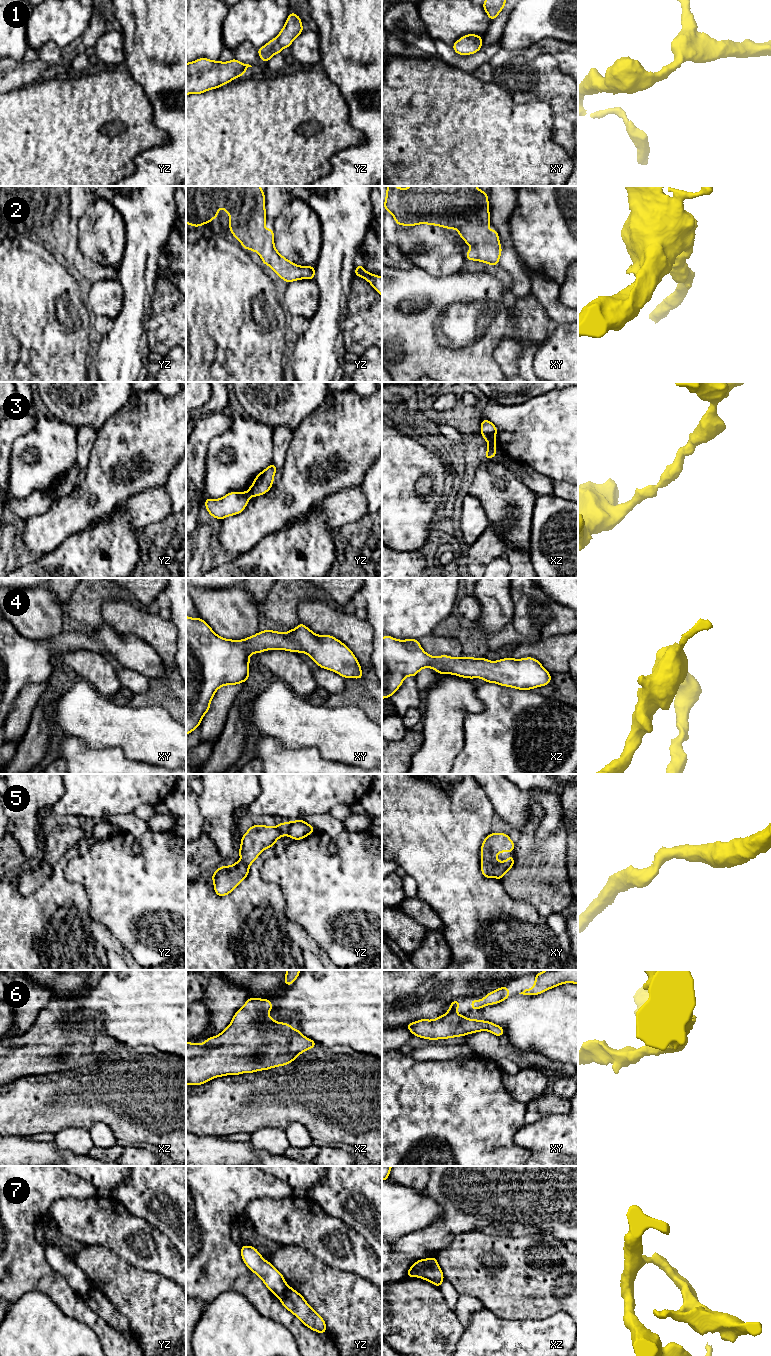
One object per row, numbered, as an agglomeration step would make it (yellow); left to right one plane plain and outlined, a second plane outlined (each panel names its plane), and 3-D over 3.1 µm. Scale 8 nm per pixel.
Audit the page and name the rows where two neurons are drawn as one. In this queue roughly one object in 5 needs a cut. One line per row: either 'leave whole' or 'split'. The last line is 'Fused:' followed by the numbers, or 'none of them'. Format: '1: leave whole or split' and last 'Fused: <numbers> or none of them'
1: leave whole
2: leave whole
3: split
4: leave whole
5: leave whole
6: leave whole
7: split
Fused: 3, 7

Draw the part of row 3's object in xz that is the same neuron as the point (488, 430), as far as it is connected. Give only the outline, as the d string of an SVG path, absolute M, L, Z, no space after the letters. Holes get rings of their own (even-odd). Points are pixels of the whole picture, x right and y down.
M481 420L480 434L484 437L485 441L494 446L496 443L497 427L489 420Z

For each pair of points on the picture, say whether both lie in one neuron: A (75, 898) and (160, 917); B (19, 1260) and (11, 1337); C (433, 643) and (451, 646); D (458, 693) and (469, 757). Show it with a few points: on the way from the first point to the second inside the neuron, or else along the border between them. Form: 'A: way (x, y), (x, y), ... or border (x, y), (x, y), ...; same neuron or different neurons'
A: border (74, 882), (83, 887), (93, 920); different neurons
B: border (36, 1291), (27, 1291), (10, 1305); different neurons
C: way (437, 646), (447, 646); same neuron
D: border (482, 711), (465, 715), (464, 747), (462, 749); different neurons

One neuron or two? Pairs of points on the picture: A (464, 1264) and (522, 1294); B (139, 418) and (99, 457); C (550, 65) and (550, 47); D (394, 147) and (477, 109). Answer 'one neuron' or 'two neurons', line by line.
A: one neuron
B: one neuron
C: two neurons
D: one neuron

